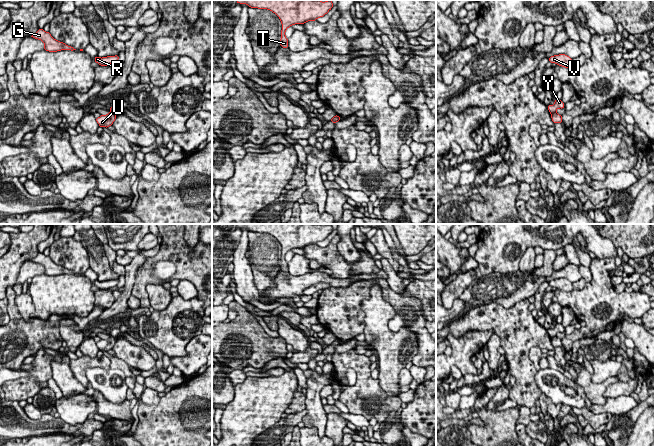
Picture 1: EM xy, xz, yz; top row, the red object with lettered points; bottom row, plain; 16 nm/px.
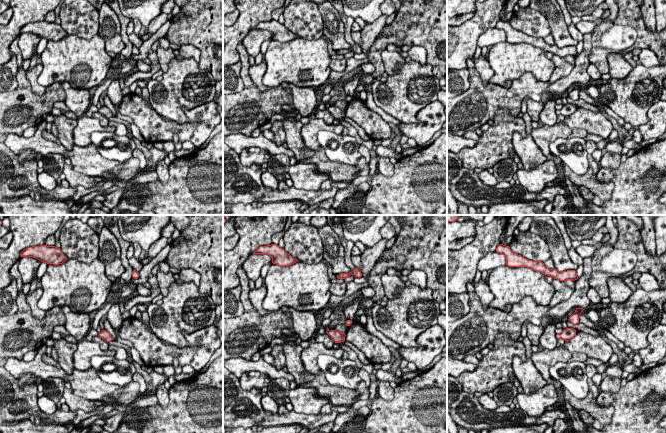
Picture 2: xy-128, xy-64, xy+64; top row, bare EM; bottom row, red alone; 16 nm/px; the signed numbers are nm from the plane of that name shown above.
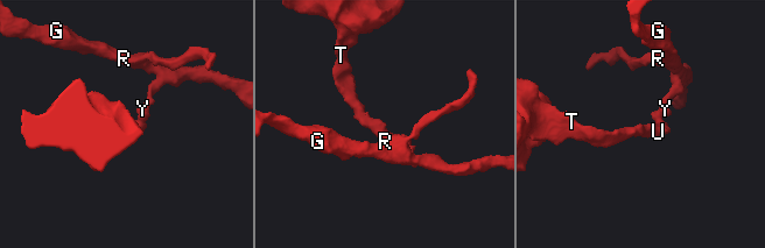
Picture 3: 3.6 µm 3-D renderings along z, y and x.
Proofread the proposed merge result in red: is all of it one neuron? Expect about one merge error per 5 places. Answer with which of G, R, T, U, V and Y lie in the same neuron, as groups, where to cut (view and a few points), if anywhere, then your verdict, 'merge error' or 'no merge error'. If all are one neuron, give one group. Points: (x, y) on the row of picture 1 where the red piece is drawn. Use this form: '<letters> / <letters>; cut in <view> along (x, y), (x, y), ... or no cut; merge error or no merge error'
G R V Y / T U; cut in xy along (110, 111), (115, 114); merge error

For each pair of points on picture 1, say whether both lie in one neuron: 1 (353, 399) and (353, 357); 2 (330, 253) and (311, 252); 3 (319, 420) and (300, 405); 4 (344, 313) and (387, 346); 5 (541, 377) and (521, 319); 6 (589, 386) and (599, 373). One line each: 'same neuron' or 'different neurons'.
1: same neuron
2: same neuron
3: different neurons
4: different neurons
5: different neurons
6: different neurons

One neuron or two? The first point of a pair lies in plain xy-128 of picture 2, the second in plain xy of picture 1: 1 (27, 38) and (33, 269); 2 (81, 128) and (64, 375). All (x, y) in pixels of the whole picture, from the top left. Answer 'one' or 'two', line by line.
1: one
2: two

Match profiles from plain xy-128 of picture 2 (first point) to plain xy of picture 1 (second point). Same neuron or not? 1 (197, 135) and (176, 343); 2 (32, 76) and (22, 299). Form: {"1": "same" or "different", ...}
{"1": "different", "2": "same"}

